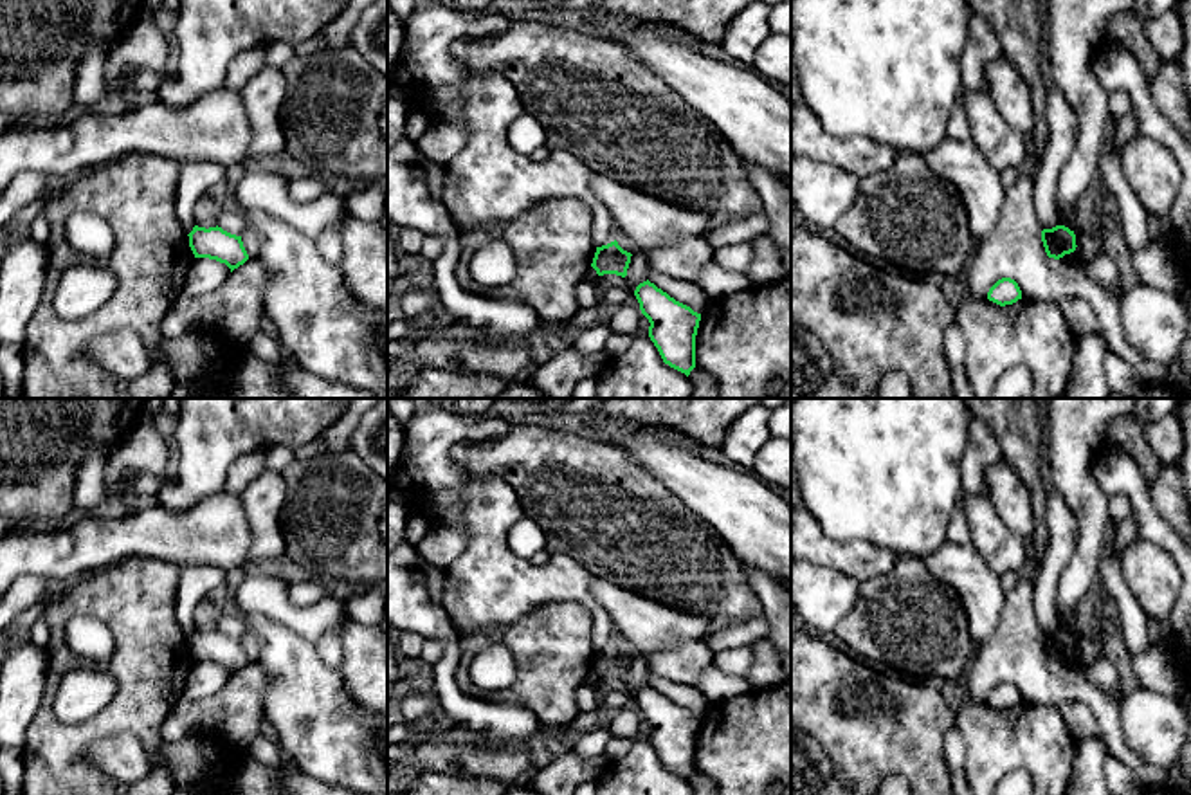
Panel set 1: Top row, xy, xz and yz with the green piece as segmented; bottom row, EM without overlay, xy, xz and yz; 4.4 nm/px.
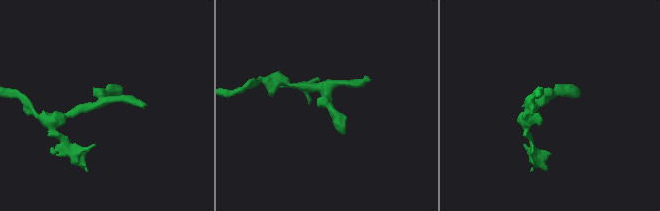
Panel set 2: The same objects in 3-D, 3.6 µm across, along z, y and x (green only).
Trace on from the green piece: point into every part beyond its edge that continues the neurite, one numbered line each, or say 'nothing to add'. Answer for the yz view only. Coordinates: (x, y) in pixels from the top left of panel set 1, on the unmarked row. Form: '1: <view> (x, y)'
nothing to add

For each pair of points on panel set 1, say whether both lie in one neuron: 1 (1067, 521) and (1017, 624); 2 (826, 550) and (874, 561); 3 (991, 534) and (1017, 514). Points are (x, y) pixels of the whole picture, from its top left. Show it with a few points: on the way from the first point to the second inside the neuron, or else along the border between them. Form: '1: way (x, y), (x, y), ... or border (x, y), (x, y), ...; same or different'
1: border (1033, 575), (1033, 612), (1042, 630); different
2: way (838, 556), (862, 561); same
3: border (986, 496), (1002, 523), (1026, 541); different

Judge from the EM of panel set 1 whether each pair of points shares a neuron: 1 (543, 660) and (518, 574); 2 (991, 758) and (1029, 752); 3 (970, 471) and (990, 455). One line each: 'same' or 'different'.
1: different
2: same
3: same

